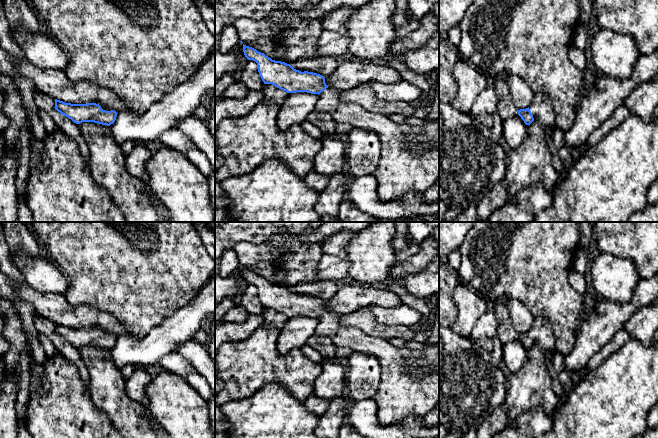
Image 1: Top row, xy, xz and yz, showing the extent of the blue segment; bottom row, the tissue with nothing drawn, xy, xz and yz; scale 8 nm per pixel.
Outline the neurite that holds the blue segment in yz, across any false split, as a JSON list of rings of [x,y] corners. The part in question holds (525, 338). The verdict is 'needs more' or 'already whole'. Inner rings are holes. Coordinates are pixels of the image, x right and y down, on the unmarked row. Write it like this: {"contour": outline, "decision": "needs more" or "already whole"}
{"contour": [[[535,317],[535,320],[526,333],[518,334],[518,339],[526,349],[537,344],[544,350],[555,350],[555,335],[551,323],[543,317]]], "decision": "needs more"}

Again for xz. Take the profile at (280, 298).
{"contour": [[[244,268],[243,276],[248,284],[257,287],[258,296],[264,308],[272,308],[287,317],[318,318],[316,335],[329,337],[337,347],[347,347],[352,351],[372,354],[378,358],[381,378],[373,400],[377,404],[378,421],[383,426],[398,423],[410,415],[424,417],[439,403],[439,345],[427,345],[422,350],[395,347],[387,340],[369,337],[353,326],[342,326],[340,316],[329,312],[324,300],[320,298],[301,296],[290,288],[272,284],[264,277]]], "decision": "needs more"}

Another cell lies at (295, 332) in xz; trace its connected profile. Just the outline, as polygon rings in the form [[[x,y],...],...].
[[[307,316],[289,317],[280,327],[281,333],[276,345],[280,354],[287,354],[294,348],[301,348],[316,333],[318,318]]]

